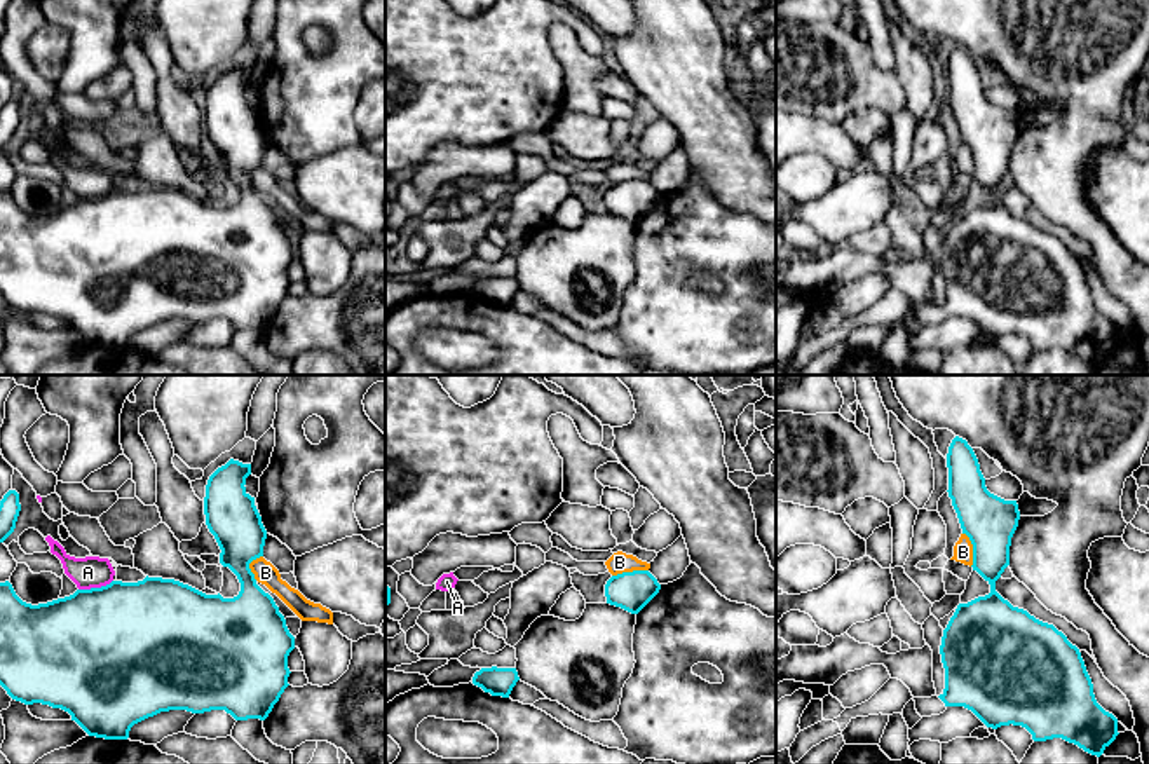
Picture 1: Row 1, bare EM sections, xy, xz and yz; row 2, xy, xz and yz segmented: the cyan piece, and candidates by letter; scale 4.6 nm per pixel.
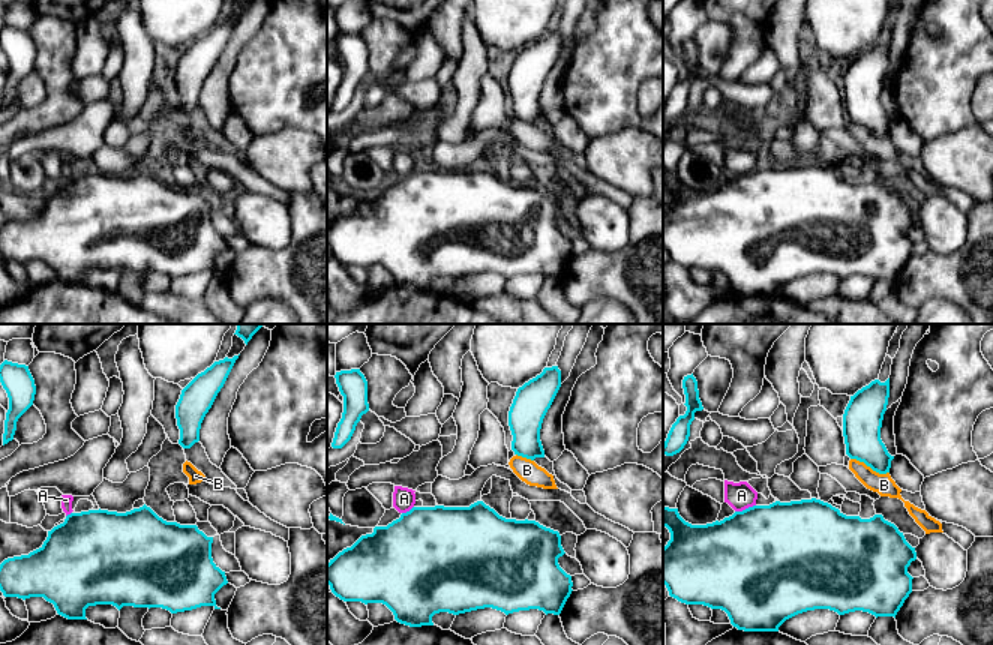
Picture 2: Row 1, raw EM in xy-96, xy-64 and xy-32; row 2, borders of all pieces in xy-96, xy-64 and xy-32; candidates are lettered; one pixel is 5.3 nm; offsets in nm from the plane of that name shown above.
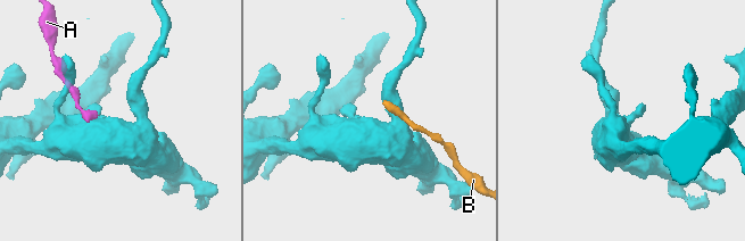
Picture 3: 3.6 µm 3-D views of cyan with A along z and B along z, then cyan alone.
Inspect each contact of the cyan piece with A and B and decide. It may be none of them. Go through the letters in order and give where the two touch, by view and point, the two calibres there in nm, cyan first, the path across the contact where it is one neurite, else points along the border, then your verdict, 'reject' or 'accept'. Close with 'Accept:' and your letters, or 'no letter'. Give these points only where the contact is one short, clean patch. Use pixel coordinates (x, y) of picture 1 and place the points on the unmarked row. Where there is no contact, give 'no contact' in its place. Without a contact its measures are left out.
A: contact xy (95, 197); calibres 500 and 150 nm; reject
B: contact xz (630, 182); calibres 180 and 100 nm; border xz (647, 178), (623, 180), (612, 185); reject
Accept: no letter

